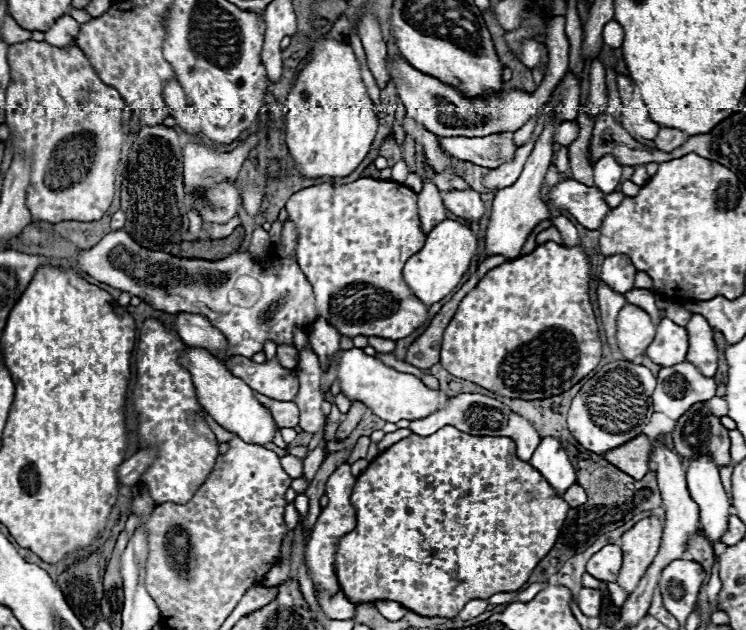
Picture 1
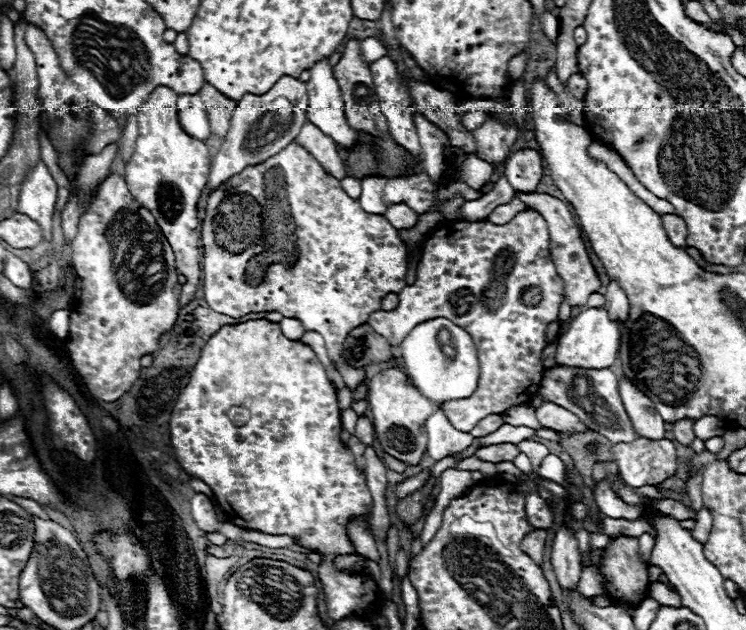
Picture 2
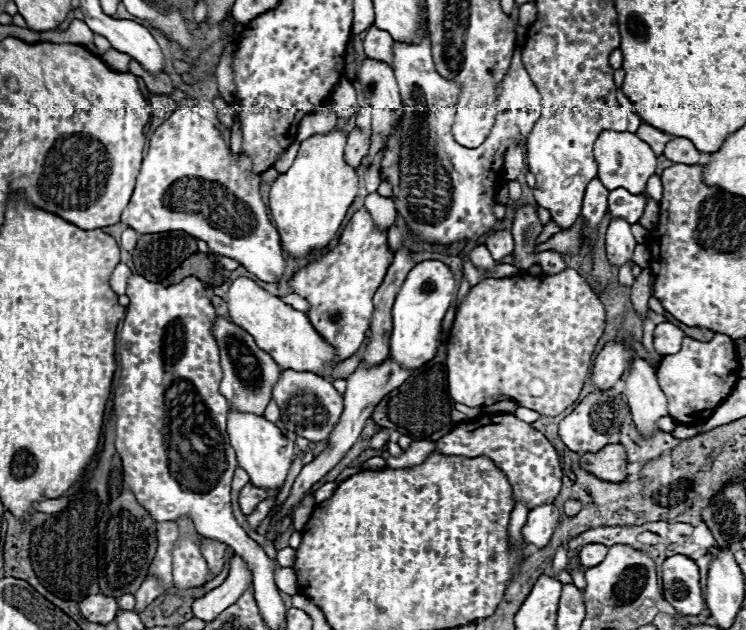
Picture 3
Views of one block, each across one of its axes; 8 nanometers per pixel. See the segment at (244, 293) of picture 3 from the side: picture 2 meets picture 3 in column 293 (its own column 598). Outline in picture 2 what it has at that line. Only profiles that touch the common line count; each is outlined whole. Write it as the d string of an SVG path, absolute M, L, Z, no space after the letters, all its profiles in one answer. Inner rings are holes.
M586 308L570 324L570 330L560 338L556 350L556 364L576 368L610 368L616 362L620 348L620 322L610 320L606 308Z

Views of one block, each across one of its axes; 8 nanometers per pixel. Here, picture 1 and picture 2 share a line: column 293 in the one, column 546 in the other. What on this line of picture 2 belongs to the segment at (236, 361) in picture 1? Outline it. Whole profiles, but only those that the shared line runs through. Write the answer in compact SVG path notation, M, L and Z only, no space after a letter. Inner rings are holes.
M552 366L550 370L544 372L540 380L540 390L538 390L544 400L554 402L572 414L576 414L588 428L600 432L606 436L610 442L634 442L638 440L638 434L632 428L632 422L624 410L624 404L618 394L618 380L616 376L608 370L588 370L588 368L568 368L568 366Z

